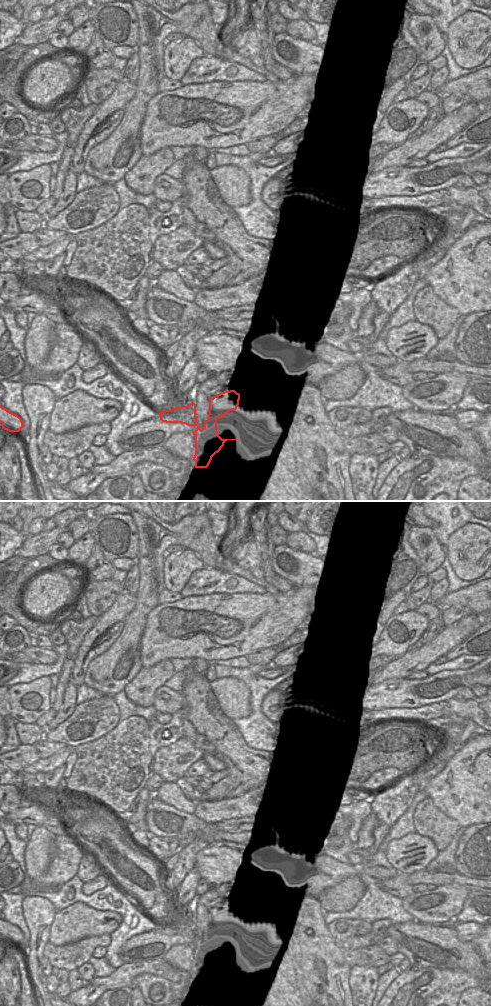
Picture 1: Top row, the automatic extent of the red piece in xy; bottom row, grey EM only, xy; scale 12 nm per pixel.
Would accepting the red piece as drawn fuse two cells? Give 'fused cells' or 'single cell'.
fused cells

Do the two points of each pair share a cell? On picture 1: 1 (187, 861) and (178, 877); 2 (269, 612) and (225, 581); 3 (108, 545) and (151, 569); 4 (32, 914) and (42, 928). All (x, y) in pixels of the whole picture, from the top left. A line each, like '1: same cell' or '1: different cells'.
1: same cell
2: different cells
3: different cells
4: same cell

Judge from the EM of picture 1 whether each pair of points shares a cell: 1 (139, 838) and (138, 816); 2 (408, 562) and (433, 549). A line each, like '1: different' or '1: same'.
1: different
2: different

